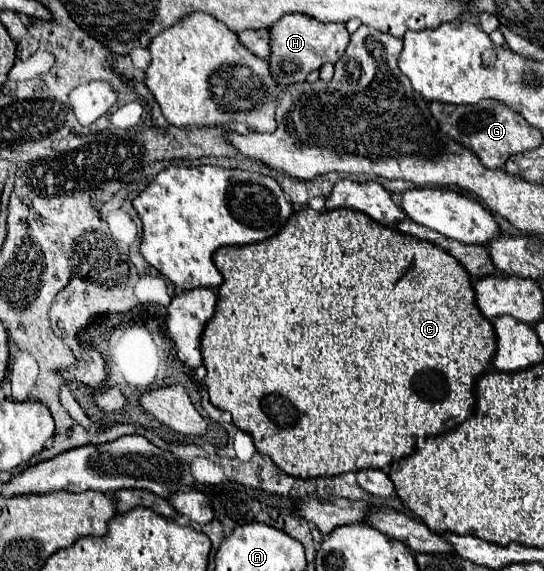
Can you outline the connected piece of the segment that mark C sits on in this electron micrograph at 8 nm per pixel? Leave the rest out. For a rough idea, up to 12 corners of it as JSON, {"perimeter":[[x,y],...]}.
{"perimeter":[[360,211],[218,249],[210,401],[292,477],[474,415],[496,333]]}

